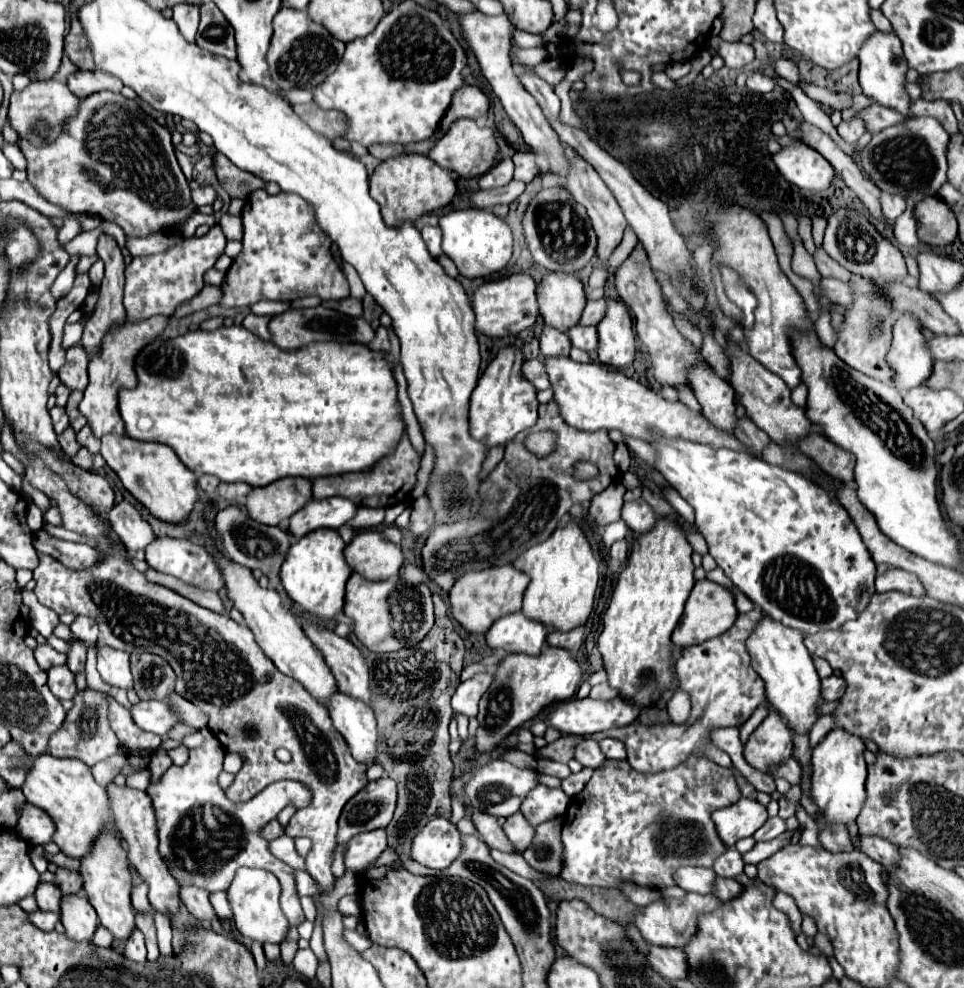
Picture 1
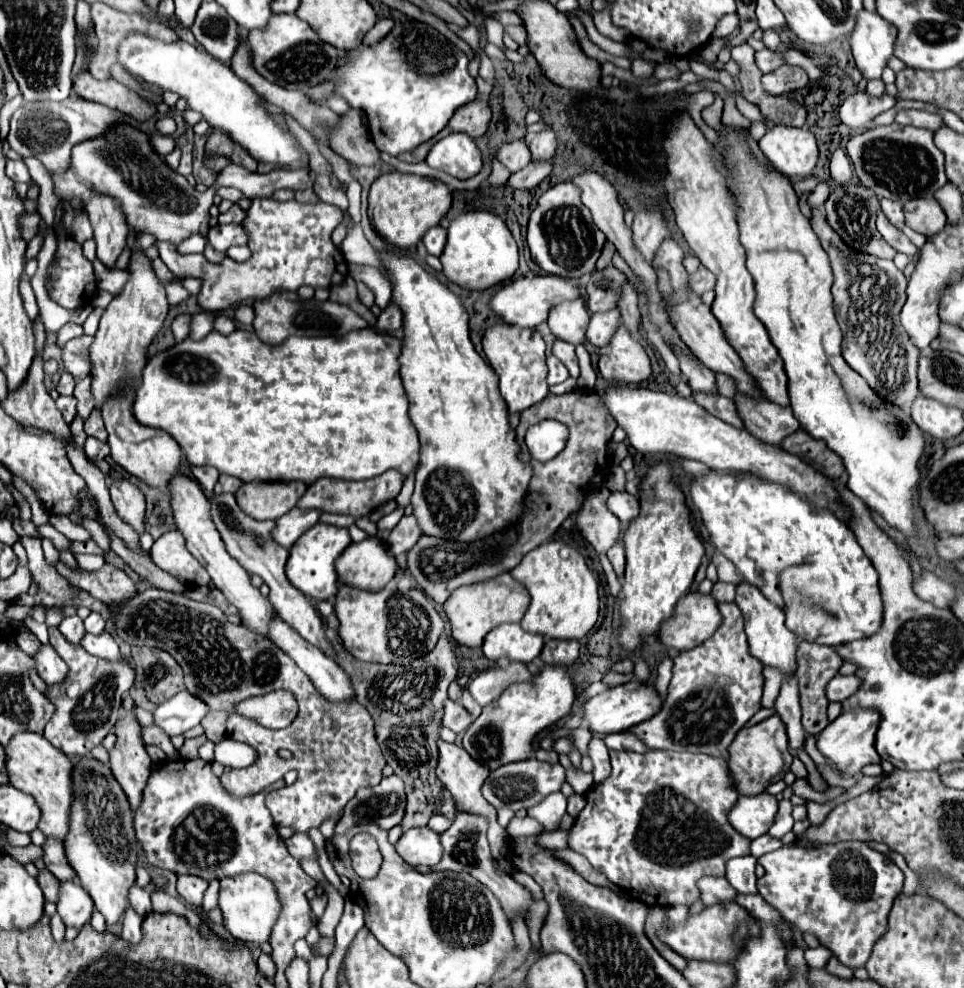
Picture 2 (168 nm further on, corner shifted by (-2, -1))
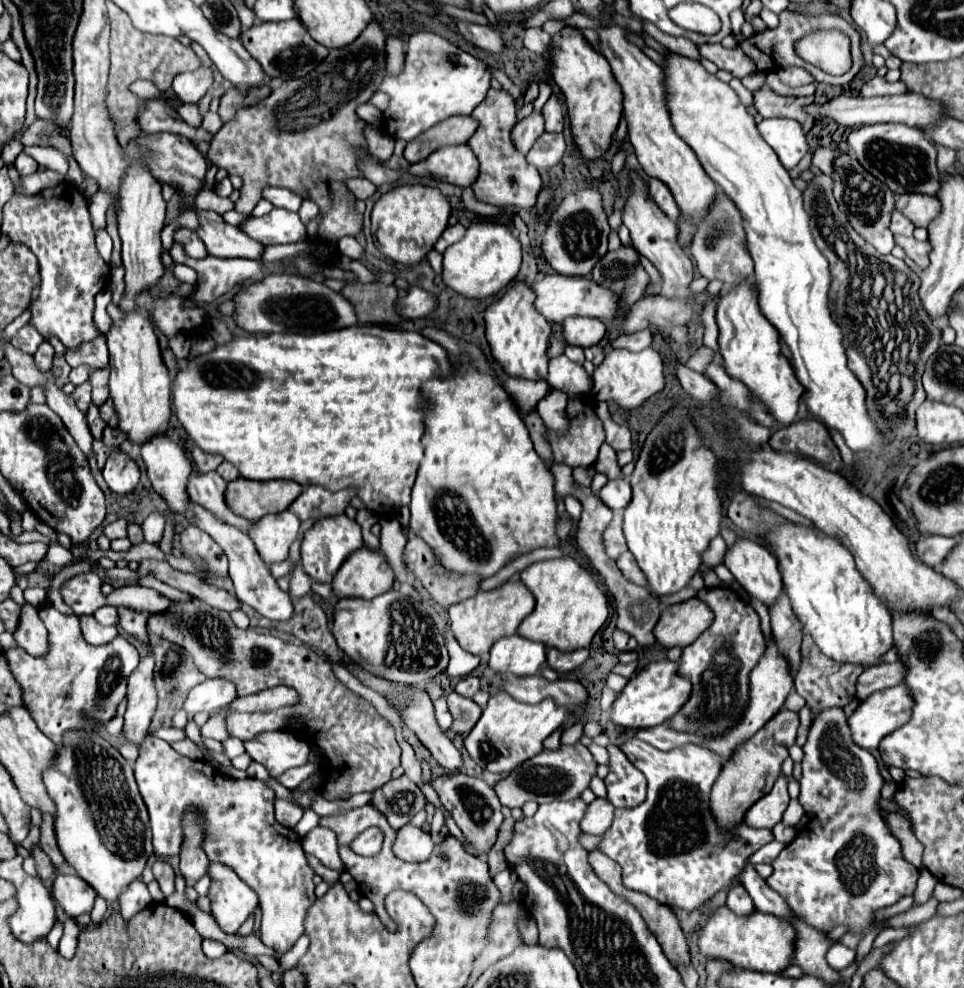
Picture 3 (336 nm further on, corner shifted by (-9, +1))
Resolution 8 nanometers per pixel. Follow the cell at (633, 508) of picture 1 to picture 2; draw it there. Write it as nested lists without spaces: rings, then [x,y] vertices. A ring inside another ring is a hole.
[[[612,492],[612,496],[608,498],[608,508],[620,518],[622,524],[630,524],[640,514],[638,498],[628,492]]]

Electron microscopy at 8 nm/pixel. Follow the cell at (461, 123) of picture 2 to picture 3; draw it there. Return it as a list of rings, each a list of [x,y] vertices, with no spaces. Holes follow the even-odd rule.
[[[453,116],[447,118],[439,124],[435,124],[433,128],[429,128],[429,132],[425,132],[423,140],[417,140],[417,144],[423,144],[423,152],[427,150],[427,154],[445,148],[445,146],[457,146],[457,144],[465,144],[473,132],[477,130],[477,122],[471,116]]]

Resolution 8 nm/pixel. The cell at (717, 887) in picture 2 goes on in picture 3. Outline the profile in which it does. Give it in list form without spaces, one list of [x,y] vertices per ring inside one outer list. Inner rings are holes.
[[[735,886],[729,896],[727,896],[727,906],[737,914],[737,916],[749,916],[755,912],[755,904],[751,896],[745,892],[743,886]]]

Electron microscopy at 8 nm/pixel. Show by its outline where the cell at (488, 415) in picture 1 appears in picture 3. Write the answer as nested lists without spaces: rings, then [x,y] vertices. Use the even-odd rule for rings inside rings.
[[[513,280],[509,290],[485,310],[487,340],[493,356],[499,360],[509,376],[527,380],[545,380],[547,376],[547,340],[551,336],[551,324],[535,310],[535,292],[527,280]]]

